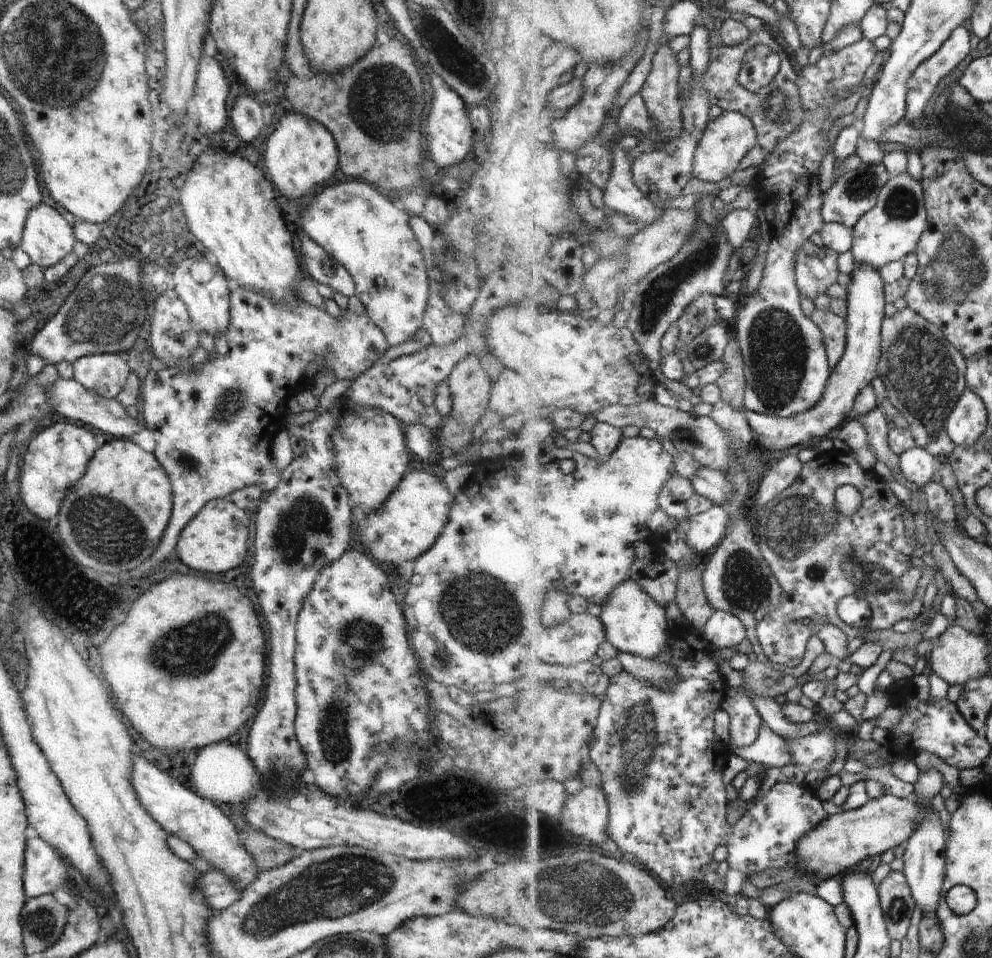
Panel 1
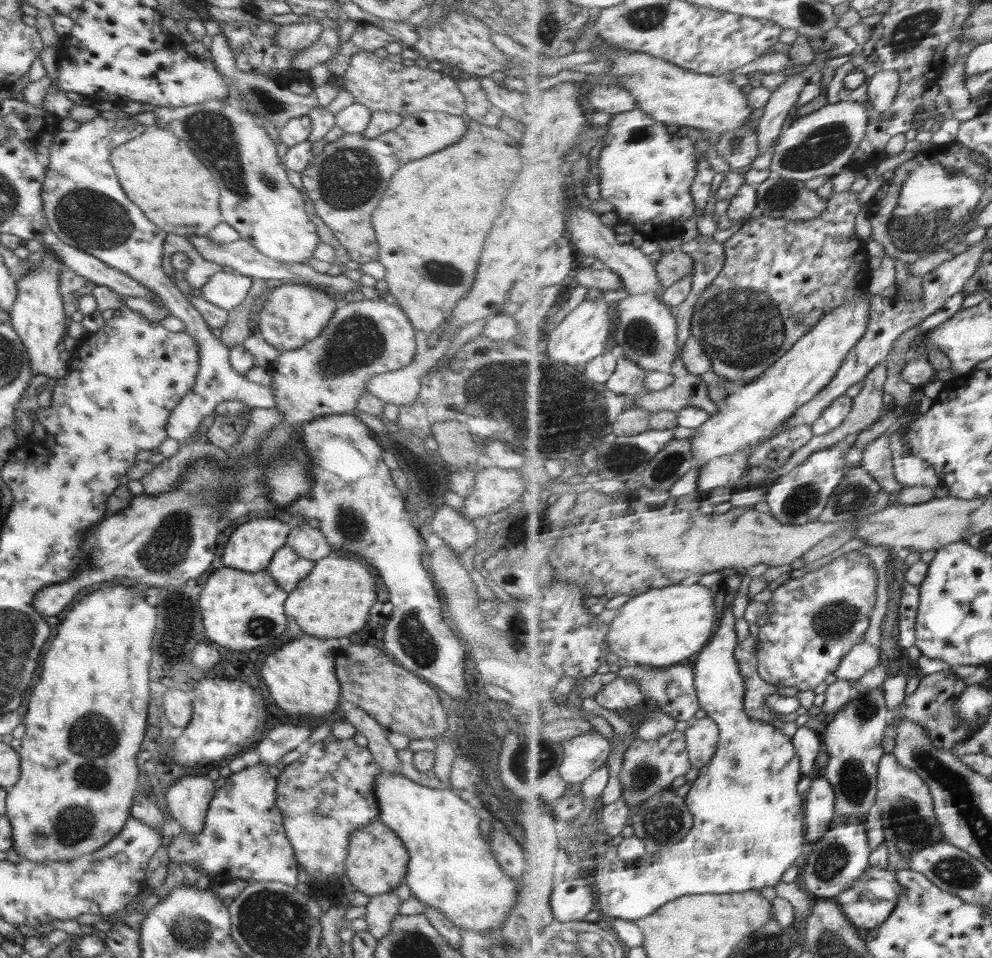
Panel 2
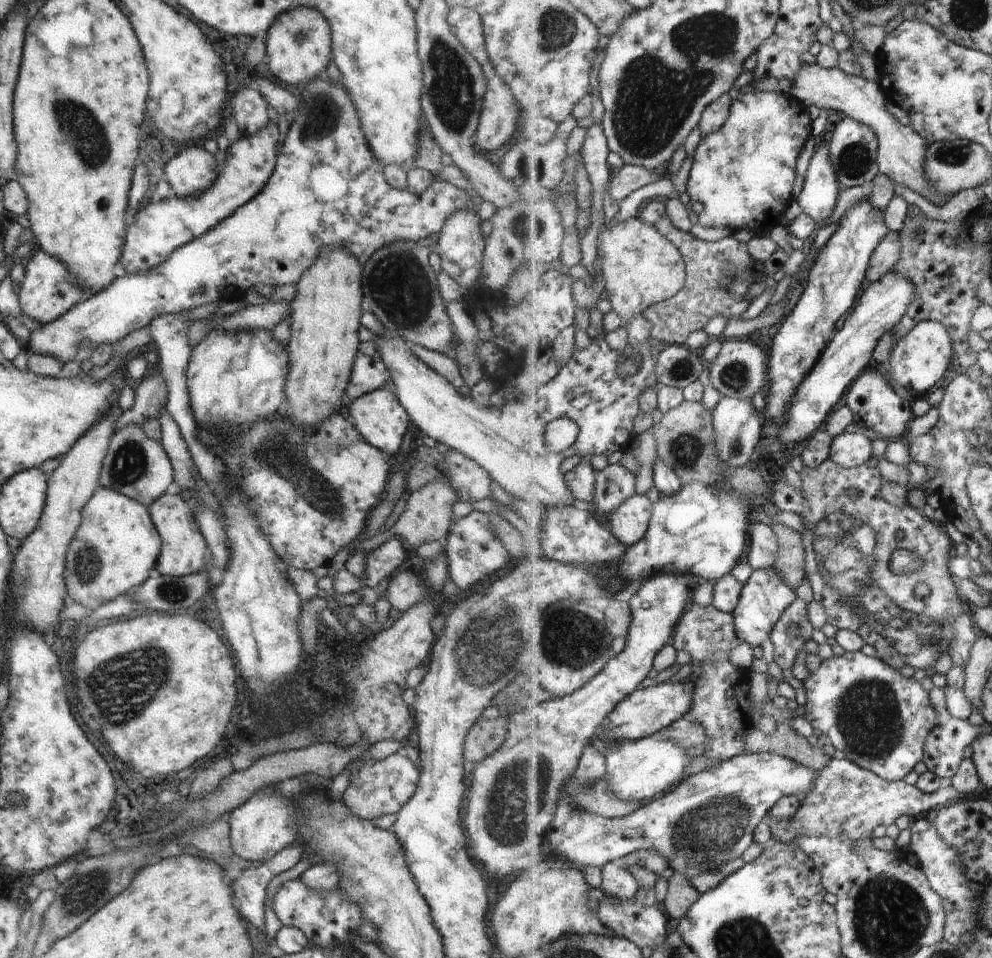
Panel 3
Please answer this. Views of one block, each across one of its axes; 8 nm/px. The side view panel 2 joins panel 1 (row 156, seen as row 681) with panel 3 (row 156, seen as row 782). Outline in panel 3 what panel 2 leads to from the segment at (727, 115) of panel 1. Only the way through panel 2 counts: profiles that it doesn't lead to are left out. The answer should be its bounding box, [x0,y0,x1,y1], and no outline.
[688,89,813,235]

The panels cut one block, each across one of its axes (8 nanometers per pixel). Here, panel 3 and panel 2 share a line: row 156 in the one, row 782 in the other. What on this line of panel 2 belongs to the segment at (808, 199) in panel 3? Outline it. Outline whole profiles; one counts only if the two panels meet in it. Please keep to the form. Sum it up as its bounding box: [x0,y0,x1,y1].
[806,773,837,844]

